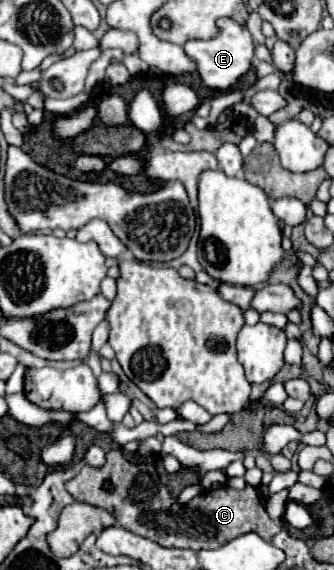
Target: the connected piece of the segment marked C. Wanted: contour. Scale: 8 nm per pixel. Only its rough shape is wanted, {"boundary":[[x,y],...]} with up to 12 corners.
{"boundary":[[119,449],[65,487],[163,547],[217,549],[281,527],[247,485],[179,505]]}

